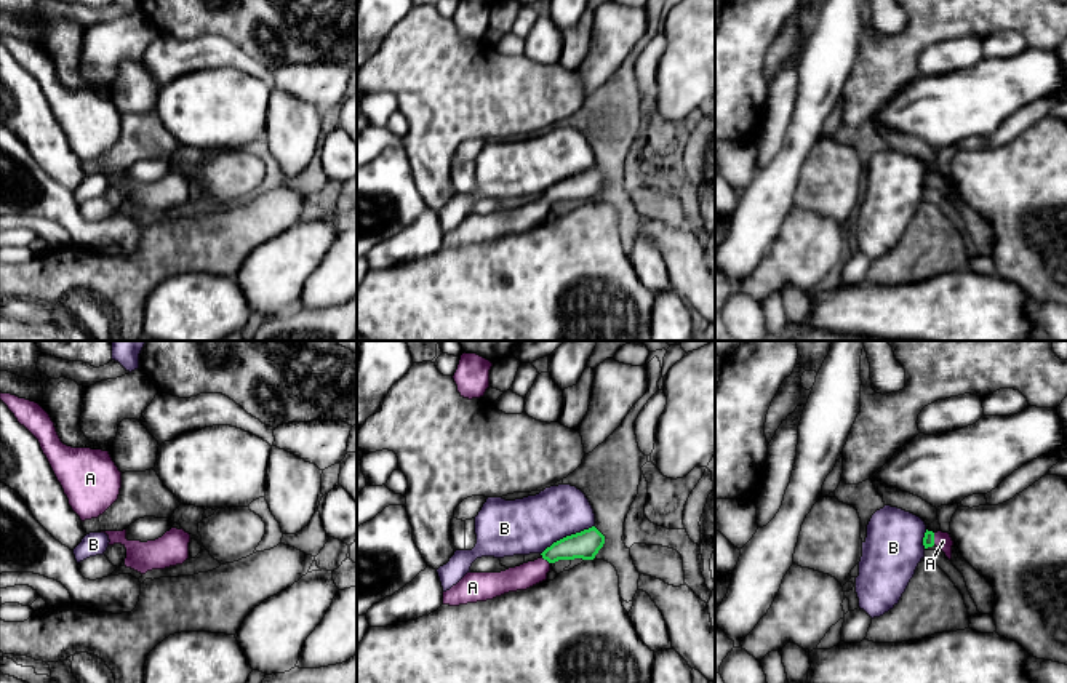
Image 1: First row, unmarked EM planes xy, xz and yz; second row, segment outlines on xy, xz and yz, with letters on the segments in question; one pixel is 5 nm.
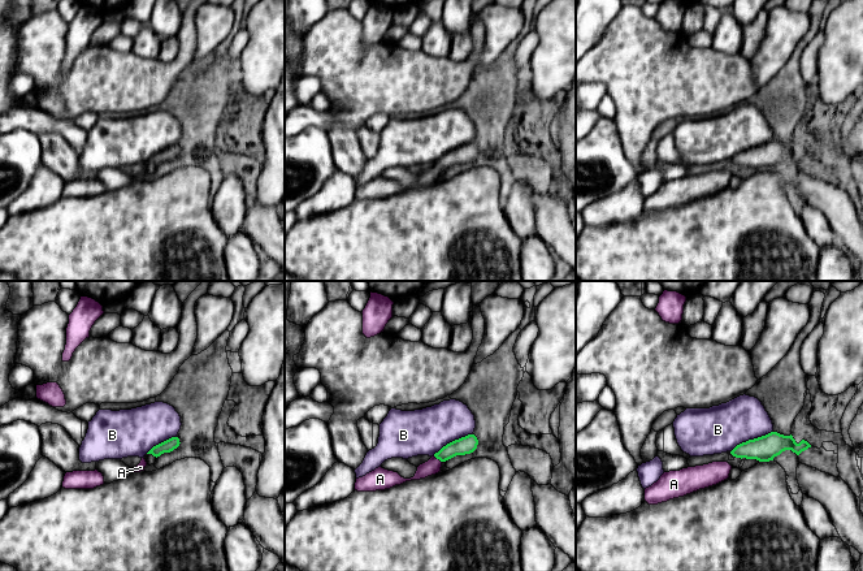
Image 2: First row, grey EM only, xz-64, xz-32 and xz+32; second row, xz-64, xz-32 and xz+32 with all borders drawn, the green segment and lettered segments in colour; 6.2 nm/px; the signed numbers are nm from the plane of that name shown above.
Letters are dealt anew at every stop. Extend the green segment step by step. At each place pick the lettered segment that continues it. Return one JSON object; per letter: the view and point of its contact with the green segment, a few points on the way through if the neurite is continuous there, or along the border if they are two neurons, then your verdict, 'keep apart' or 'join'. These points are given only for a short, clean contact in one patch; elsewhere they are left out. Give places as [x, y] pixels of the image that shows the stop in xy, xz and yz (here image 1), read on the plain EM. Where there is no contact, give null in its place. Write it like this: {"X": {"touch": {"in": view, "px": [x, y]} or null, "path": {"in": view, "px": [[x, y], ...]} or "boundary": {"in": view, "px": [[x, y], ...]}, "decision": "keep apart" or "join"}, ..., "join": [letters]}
{"A": {"touch": {"in": "yz", "px": [933, 181]}, "path": {"in": "yz", "px": [[928, 183], [933, 181], [943, 183]]}, "decision": "join"}, "B": {"touch": {"in": "xz", "px": [567, 178]}, "decision": "keep apart"}, "join": ["A"]}

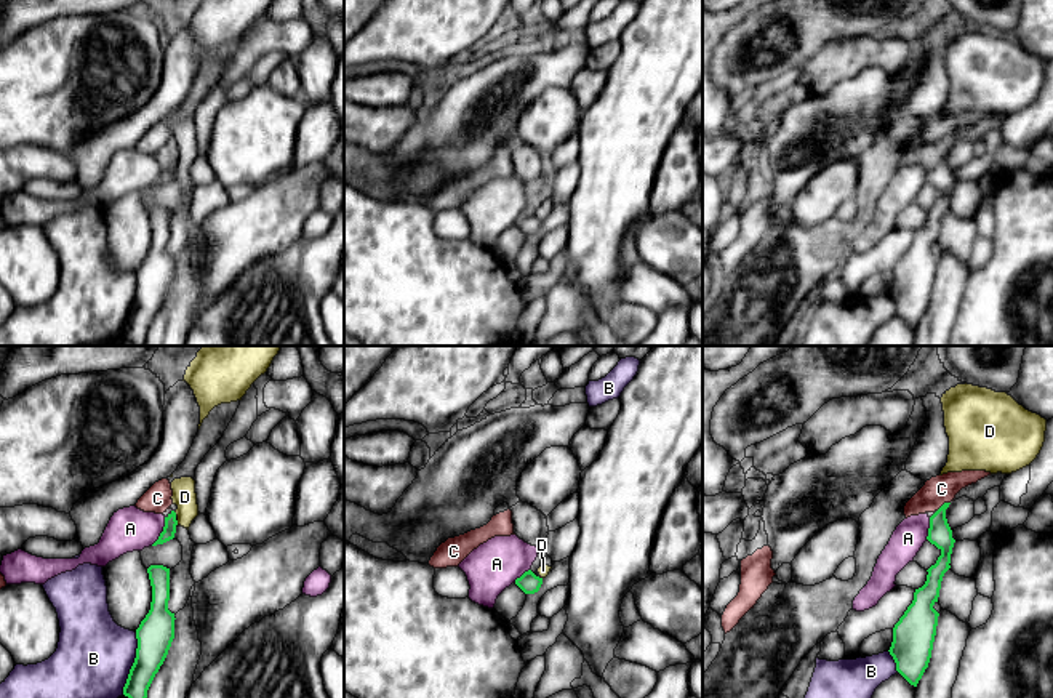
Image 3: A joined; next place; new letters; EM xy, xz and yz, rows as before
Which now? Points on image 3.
{"A": {"touch": {"in": "xy", "px": [162, 173]}, "decision": "keep apart"}, "B": {"touch": {"in": "xy", "px": [133, 304]}, "decision": "keep apart"}, "C": {"touch": {"in": "yz", "px": [943, 146]}, "boundary": {"in": "yz", "px": [[949, 143], [936, 152]]}, "decision": "keep apart"}, "D": {"touch": {"in": "xy", "px": [175, 154]}, "decision": "keep apart"}, "join": []}

